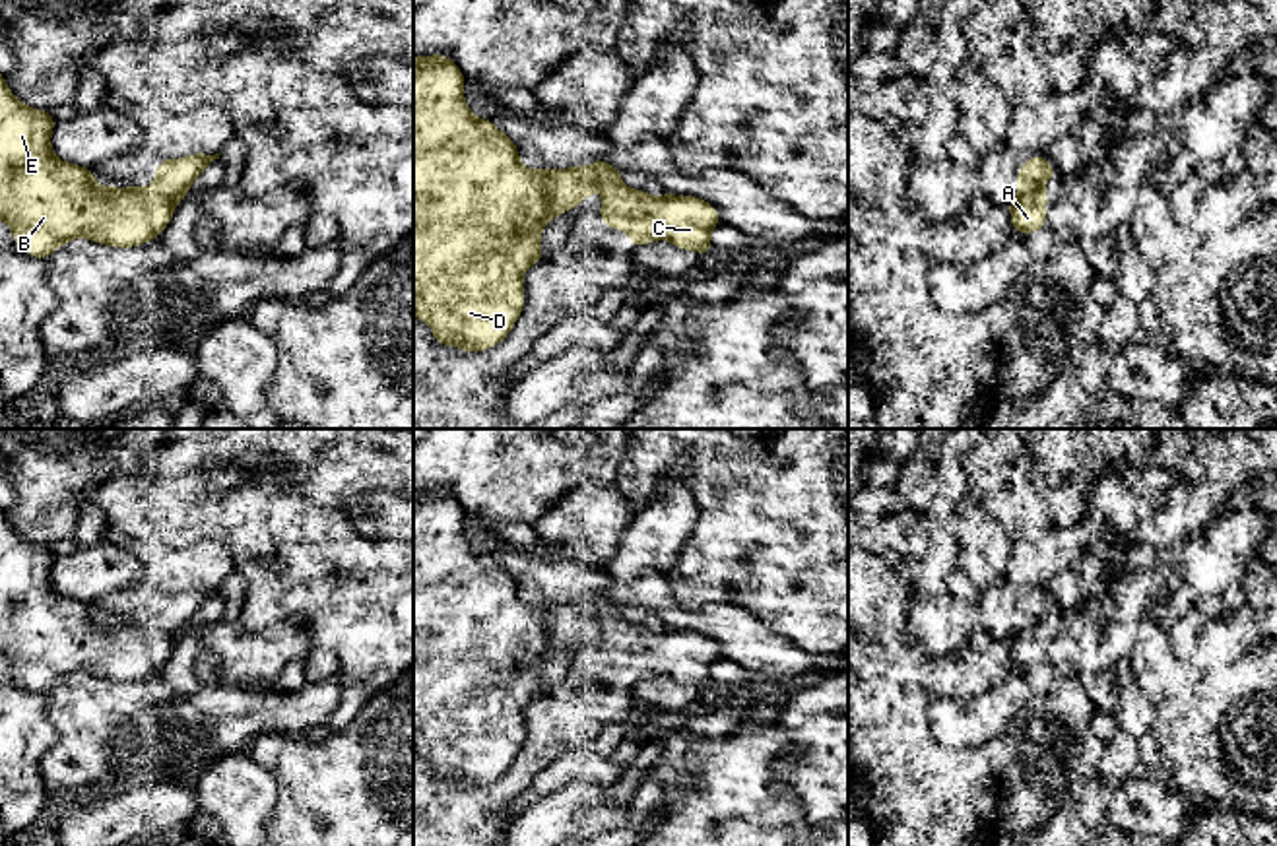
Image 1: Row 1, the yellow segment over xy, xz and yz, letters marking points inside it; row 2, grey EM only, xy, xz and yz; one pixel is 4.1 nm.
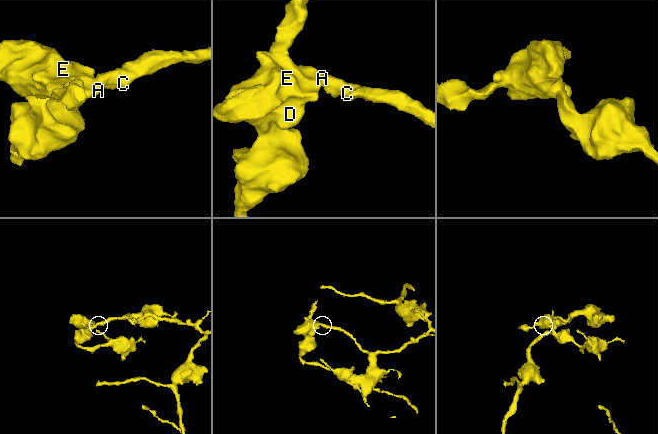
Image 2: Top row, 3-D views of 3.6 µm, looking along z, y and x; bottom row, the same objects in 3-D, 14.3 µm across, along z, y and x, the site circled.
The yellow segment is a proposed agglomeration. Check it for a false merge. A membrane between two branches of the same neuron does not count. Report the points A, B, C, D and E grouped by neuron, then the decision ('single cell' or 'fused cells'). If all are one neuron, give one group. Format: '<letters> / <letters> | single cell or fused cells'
A B D E / C | fused cells

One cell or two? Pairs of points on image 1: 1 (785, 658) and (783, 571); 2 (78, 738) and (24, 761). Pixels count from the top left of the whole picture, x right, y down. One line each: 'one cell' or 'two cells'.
1: two cells
2: two cells

